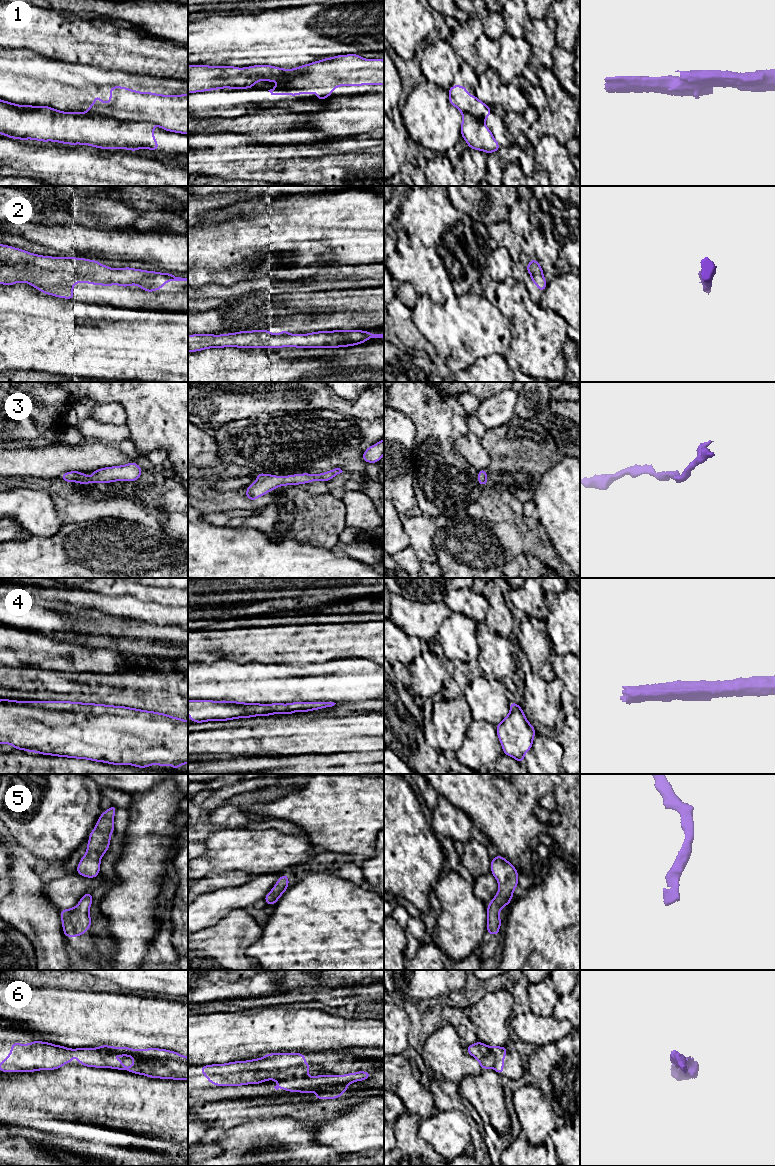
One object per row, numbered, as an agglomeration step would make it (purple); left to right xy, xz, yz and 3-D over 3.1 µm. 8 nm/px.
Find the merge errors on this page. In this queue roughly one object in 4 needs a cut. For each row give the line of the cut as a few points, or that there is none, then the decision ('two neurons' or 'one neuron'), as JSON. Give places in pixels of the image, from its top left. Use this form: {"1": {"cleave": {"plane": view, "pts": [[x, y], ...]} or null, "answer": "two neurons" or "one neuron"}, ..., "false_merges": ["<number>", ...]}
{"1": {"cleave": {"plane": "xy", "pts": [[87, 112], [113, 117], [120, 121], [147, 121], [153, 124]]}, "answer": "two neurons"}, "2": {"cleave": null, "answer": "one neuron"}, "3": {"cleave": null, "answer": "one neuron"}, "4": {"cleave": null, "answer": "one neuron"}, "5": {"cleave": null, "answer": "one neuron"}, "6": {"cleave": null, "answer": "one neuron"}, "false_merges": ["1"]}

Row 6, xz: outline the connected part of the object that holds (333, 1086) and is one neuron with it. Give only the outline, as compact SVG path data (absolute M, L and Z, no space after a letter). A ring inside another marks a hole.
M269 1053L258 1059L200 1067L208 1082L216 1086L256 1085L272 1079L279 1082L274 1086L276 1090L281 1088L301 1093L316 1091L314 1099L340 1098L345 1091L350 1090L348 1084L371 1077L371 1073L366 1071L307 1077L309 1069L304 1053Z

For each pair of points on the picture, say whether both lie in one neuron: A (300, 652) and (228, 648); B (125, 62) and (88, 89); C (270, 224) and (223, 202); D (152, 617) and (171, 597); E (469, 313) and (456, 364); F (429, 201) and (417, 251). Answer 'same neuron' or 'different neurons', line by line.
A: same neuron
B: different neurons
C: different neurons
D: different neurons
E: same neuron
F: same neuron

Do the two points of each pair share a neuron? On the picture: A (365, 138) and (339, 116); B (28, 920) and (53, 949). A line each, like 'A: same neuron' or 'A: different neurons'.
A: different neurons
B: same neuron

